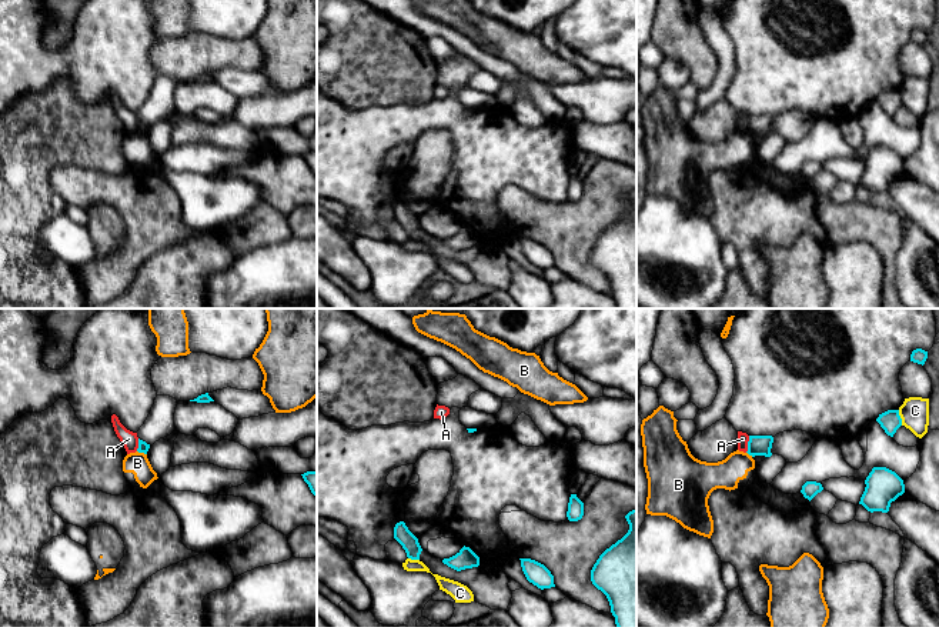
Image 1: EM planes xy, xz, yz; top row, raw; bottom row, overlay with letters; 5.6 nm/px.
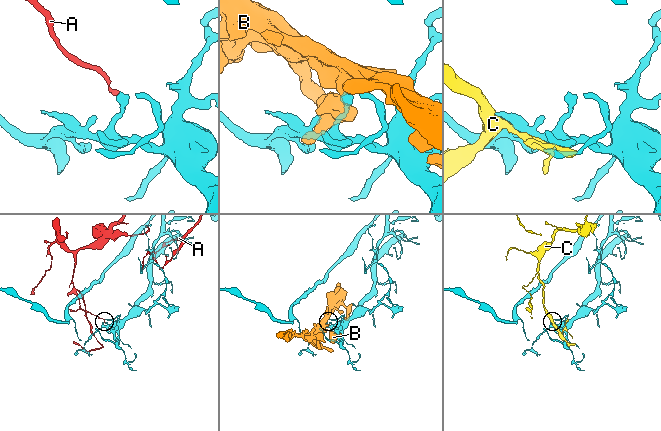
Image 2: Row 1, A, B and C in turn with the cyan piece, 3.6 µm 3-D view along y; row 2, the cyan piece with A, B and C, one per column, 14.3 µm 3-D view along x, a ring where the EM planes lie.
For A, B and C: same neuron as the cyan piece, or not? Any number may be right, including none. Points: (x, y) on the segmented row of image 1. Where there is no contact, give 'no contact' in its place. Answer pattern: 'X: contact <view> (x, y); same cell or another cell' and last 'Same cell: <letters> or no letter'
A: contact yz (748, 444); another cell
B: contact xy (141, 452); another cell
C: contact yz (899, 417); another cell
Same cell: no letter

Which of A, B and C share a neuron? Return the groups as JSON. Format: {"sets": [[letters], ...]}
{"sets": [["A"], ["B"], ["C"]]}

